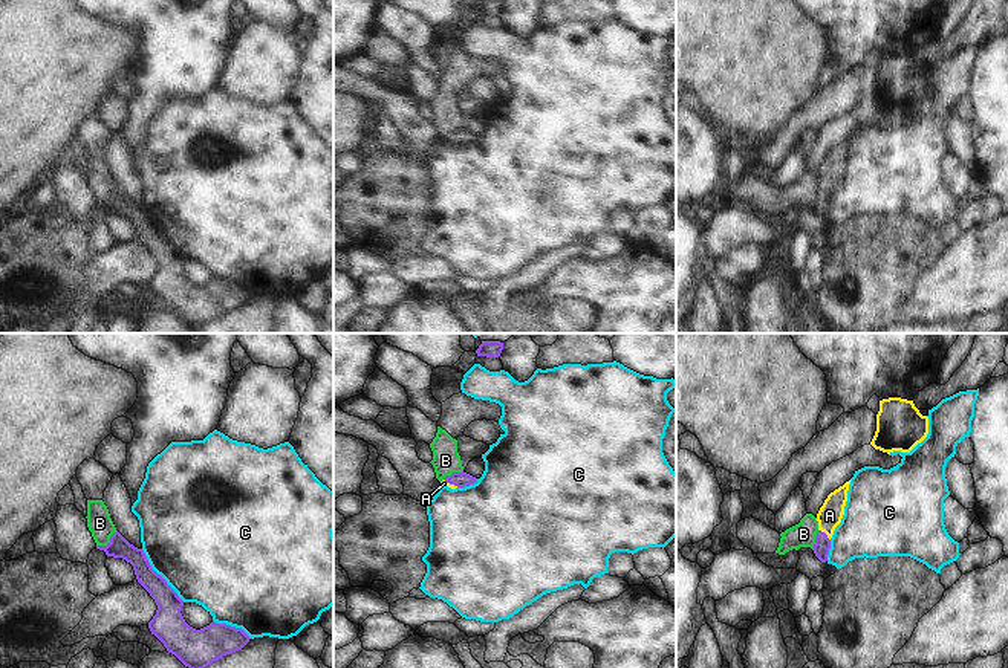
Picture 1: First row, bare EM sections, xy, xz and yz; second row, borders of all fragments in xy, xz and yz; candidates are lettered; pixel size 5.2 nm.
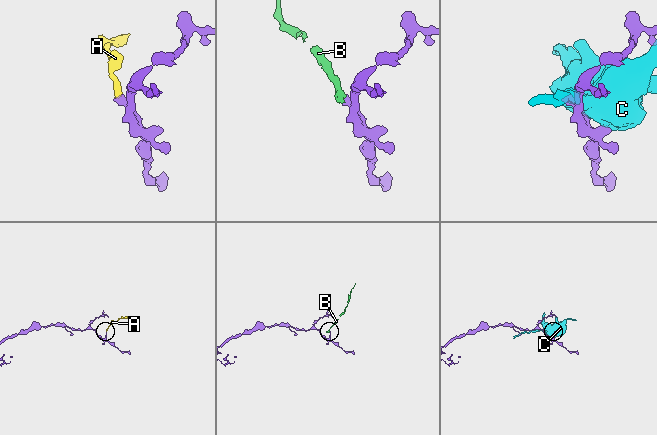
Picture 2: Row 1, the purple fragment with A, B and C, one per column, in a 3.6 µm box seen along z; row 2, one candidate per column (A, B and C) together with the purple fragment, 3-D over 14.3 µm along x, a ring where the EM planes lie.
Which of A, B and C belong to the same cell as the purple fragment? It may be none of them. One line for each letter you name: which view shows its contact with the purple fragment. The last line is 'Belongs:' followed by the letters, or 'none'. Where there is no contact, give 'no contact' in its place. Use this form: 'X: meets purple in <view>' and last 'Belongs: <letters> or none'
A: meets purple in yz
Belongs: A

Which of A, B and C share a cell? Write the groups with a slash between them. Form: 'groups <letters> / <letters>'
groups A / B / C

